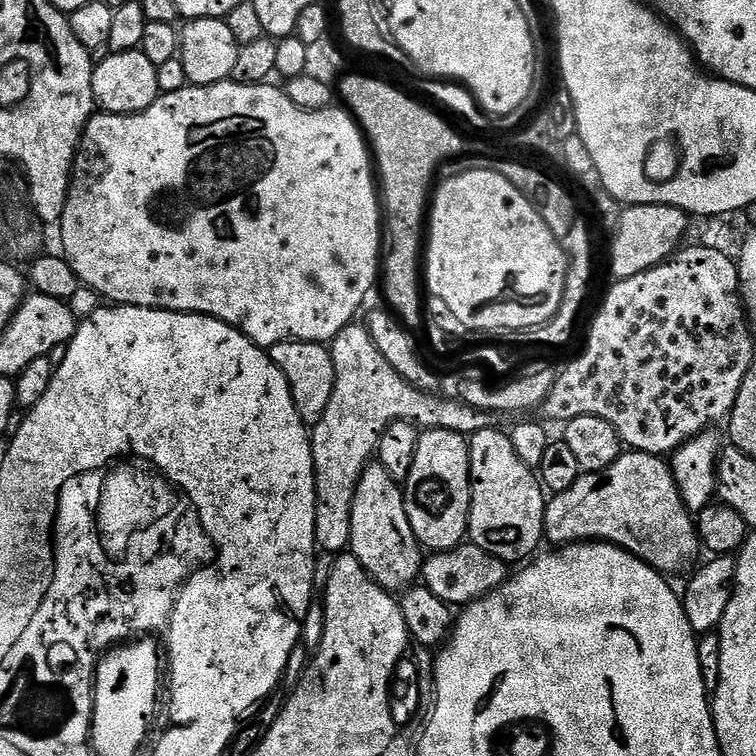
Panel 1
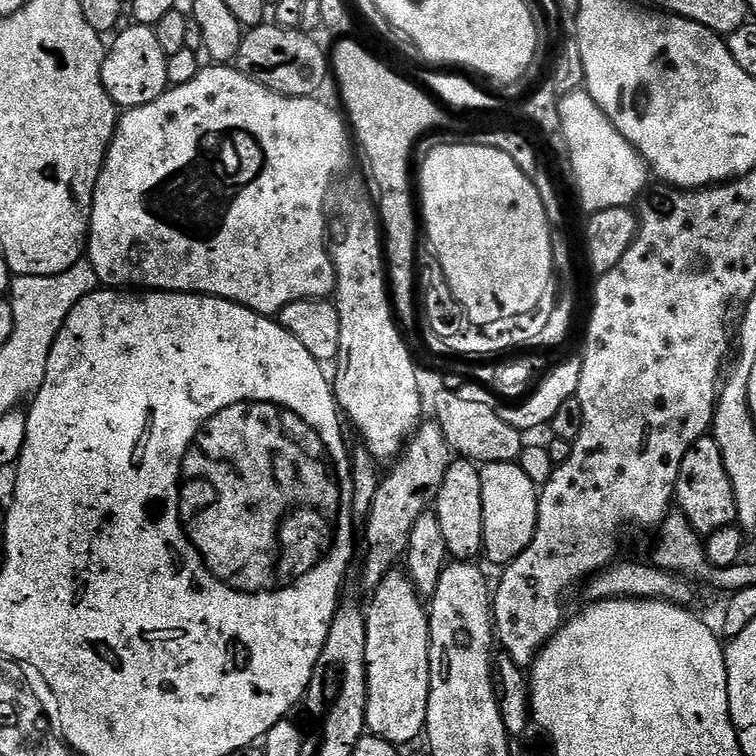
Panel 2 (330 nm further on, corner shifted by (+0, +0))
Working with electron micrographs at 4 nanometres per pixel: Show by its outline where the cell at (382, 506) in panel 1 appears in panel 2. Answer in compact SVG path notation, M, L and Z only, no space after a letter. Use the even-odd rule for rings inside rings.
M393 570L388 573L388 577L381 582L371 593L372 601L366 604L366 662L368 677L368 705L365 708L365 718L367 720L367 731L373 736L382 738L386 742L401 746L411 745L416 735L425 731L424 723L426 722L426 710L428 709L428 699L430 698L430 654L428 653L428 618L429 609L426 607L425 601L422 599L416 587L412 585L412 581L408 579L403 571Z

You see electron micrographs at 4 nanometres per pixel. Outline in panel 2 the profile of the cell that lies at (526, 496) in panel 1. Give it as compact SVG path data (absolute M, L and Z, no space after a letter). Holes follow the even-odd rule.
M494 462L480 468L482 478L482 518L484 519L483 555L489 556L499 566L512 563L530 542L536 533L538 485L530 482L516 462Z

